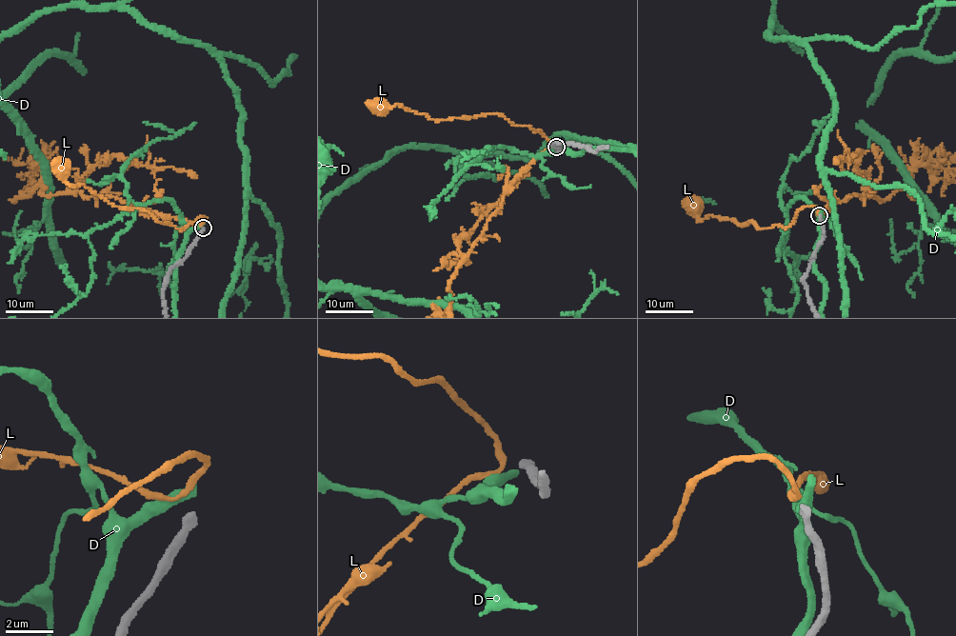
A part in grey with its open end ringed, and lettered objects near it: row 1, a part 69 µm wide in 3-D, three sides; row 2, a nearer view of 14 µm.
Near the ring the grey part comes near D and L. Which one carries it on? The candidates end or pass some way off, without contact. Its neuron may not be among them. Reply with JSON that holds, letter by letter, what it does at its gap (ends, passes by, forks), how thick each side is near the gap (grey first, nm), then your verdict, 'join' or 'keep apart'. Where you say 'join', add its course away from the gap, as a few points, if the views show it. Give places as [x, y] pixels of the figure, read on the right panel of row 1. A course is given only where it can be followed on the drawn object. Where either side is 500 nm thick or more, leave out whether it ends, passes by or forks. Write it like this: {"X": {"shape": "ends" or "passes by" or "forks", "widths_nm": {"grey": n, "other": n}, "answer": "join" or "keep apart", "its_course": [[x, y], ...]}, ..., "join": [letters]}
{"D": {"shape": "ends", "widths_nm": {"grey": 320, "other": 440}, "answer": "keep apart"}, "L": {"shape": "passes by", "widths_nm": {"grey": 320, "other": 190}, "answer": "keep apart"}, "join": []}

